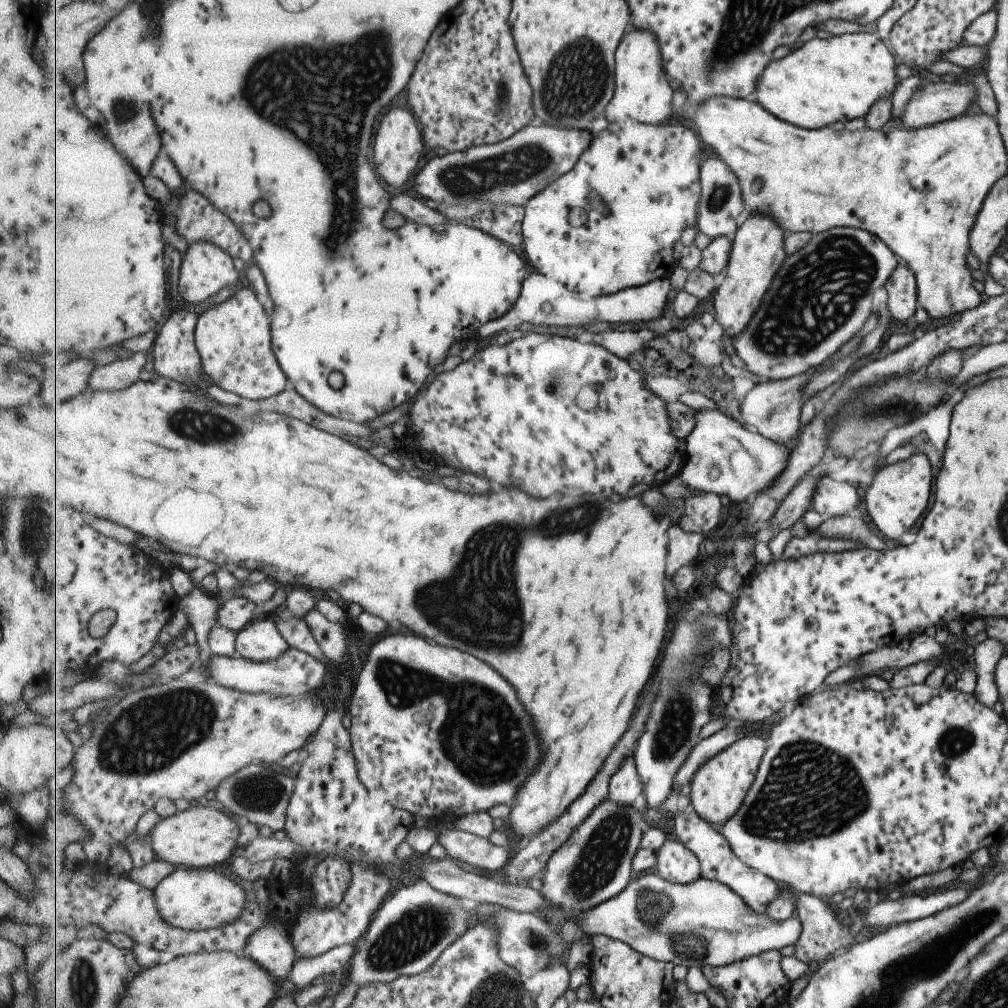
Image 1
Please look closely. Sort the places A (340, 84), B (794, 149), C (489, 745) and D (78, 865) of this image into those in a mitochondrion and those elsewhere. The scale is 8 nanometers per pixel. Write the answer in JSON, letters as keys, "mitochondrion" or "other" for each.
{"A":"mitochondrion","B":"other","C":"mitochondrion","D":"other"}

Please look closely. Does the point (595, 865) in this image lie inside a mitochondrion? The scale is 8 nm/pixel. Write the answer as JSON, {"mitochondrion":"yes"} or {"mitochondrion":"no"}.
{"mitochondrion":"yes"}

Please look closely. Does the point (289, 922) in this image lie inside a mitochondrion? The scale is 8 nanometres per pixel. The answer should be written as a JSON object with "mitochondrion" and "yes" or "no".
{"mitochondrion":"no"}

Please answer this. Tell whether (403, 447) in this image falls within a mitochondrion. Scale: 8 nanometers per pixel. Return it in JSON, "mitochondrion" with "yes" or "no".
{"mitochondrion":"no"}

